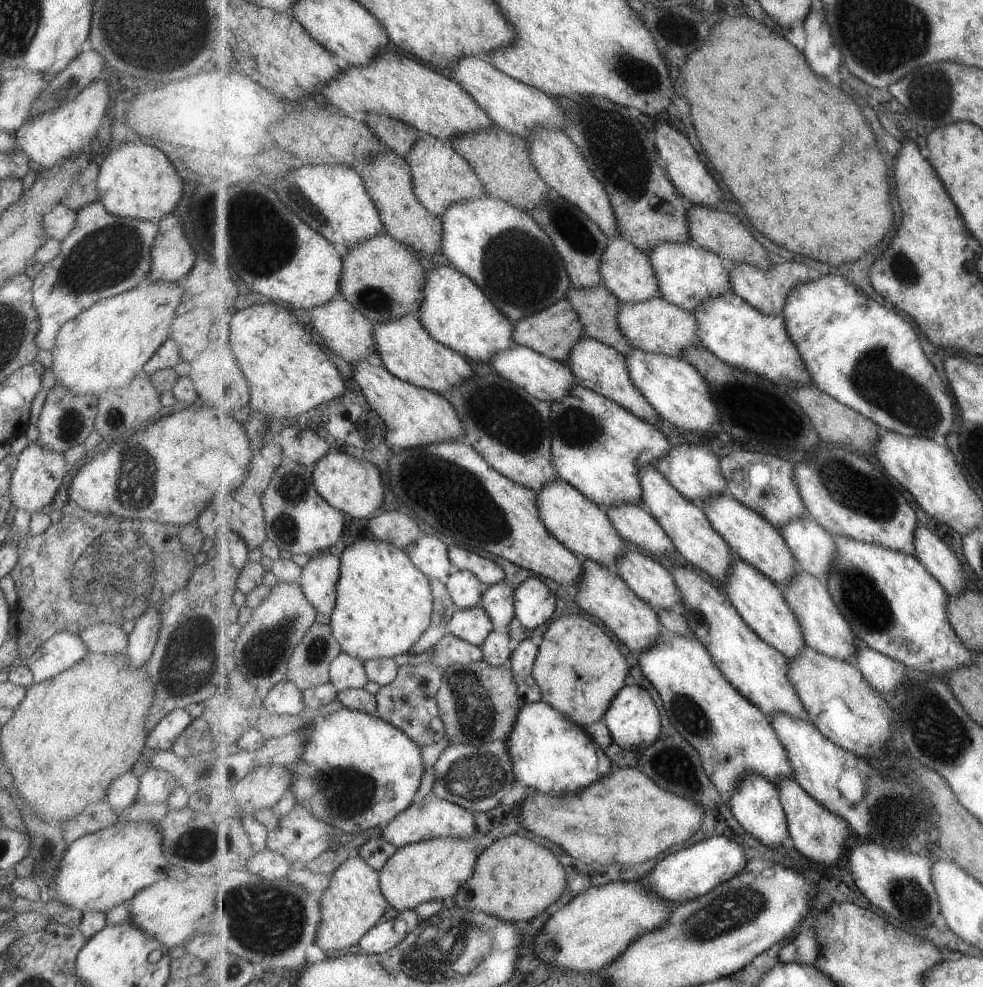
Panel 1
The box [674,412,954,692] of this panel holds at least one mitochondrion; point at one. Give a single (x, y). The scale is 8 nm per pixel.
(846, 482)

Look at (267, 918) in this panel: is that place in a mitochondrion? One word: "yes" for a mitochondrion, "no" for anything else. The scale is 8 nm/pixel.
yes

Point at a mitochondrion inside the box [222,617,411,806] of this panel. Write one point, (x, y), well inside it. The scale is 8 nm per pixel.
(315, 653)

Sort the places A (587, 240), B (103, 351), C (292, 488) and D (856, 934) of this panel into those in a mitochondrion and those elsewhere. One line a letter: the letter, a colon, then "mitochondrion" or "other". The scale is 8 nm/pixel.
A: mitochondrion
B: other
C: mitochondrion
D: other

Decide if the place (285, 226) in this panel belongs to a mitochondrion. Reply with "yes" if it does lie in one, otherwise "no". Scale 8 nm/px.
yes

